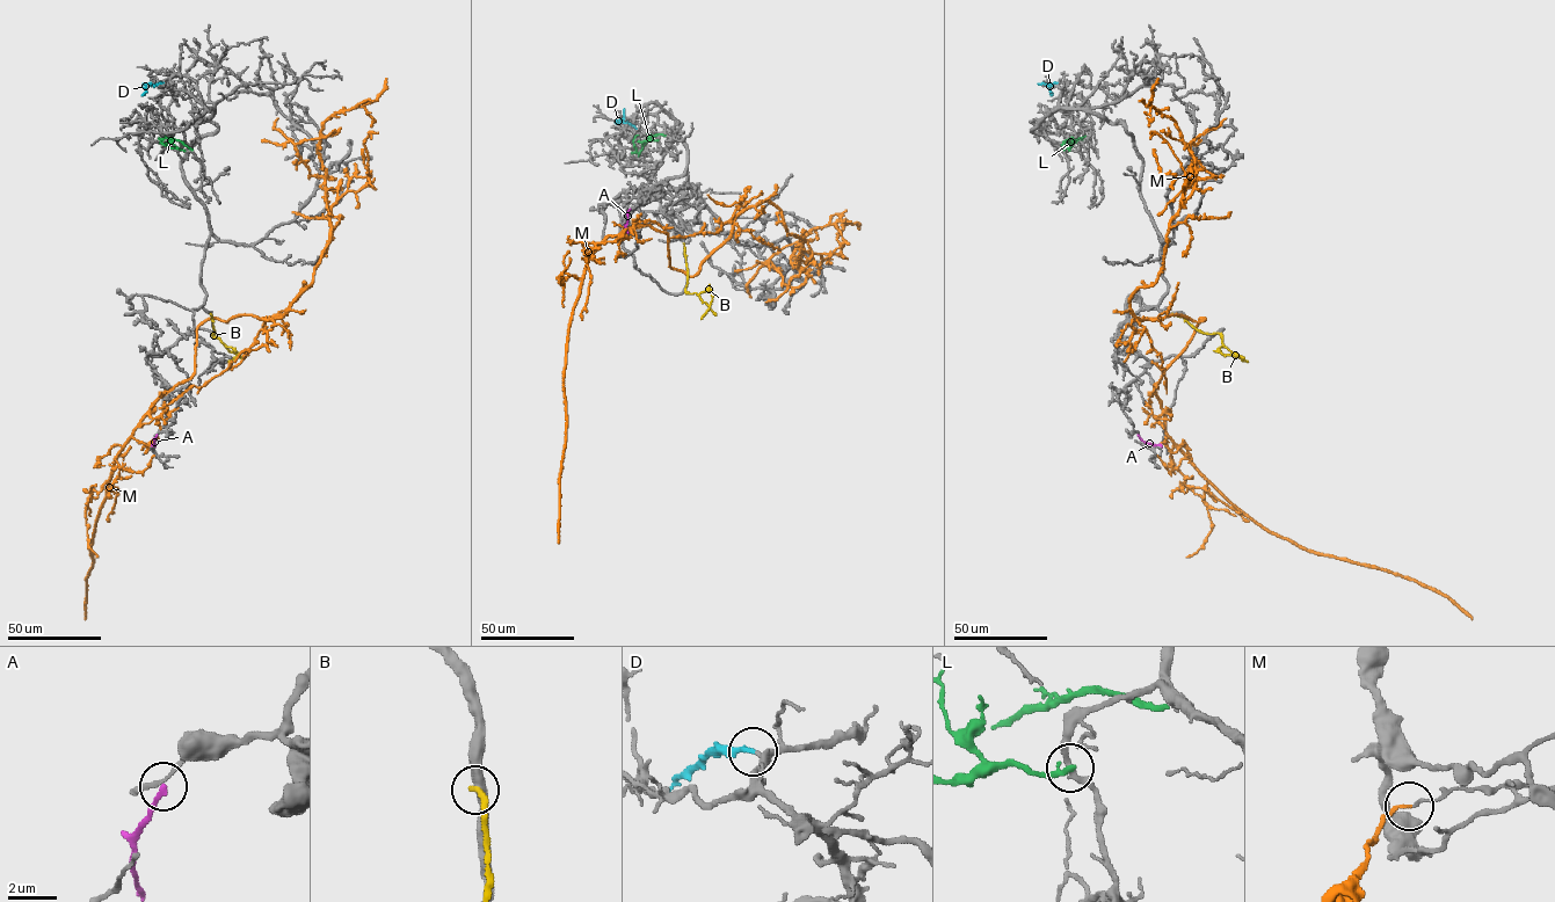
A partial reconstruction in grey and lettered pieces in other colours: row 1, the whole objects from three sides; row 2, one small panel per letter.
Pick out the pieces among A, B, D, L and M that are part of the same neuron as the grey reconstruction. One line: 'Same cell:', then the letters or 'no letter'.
Same cell: D

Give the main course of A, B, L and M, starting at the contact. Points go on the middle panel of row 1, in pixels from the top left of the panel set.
A: (630, 209), (627, 233)
B: (683, 242), (685, 290), (698, 295), (710, 289), (712, 292), (709, 308), (700, 319)
L: (658, 139), (640, 142), (642, 148), (638, 153), (633, 142), (638, 135)
M: (627, 228), (588, 254), (649, 225), (694, 276), (762, 201), (803, 238), (798, 268), (813, 230), (858, 230)

